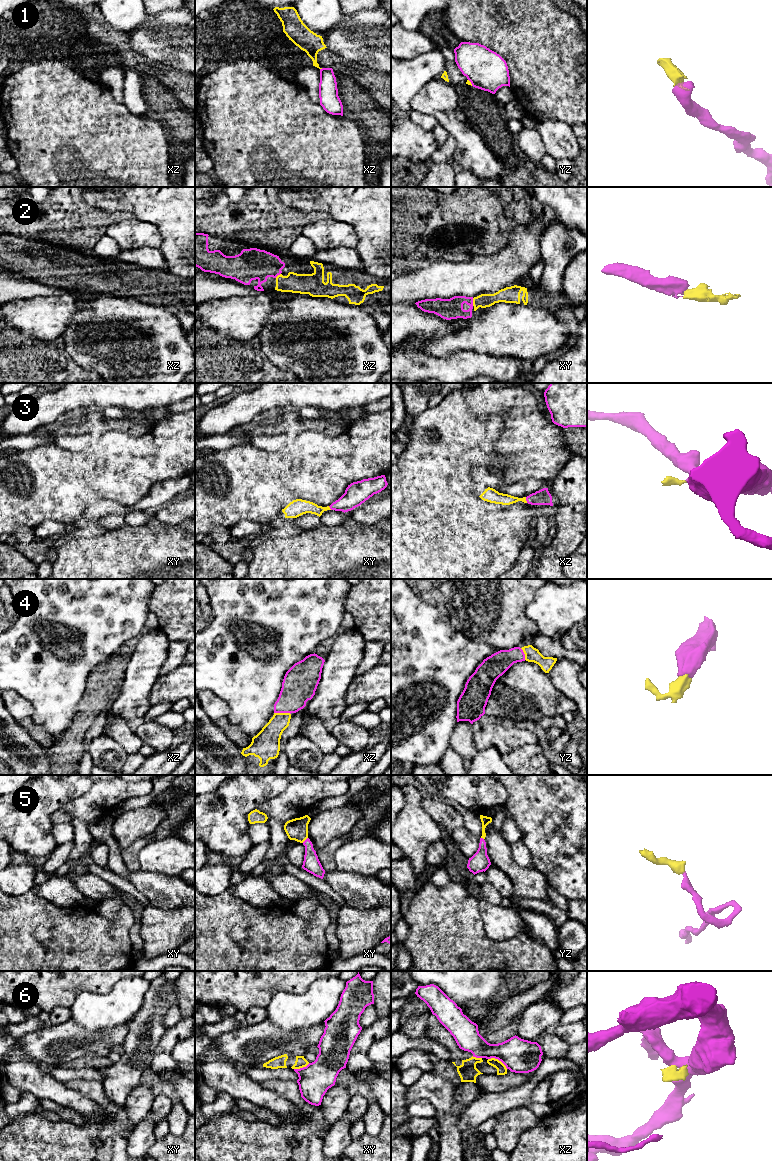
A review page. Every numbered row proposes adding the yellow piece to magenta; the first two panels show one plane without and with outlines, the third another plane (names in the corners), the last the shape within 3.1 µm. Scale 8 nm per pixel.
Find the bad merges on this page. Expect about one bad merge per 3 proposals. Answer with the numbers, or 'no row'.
1, 3, 6

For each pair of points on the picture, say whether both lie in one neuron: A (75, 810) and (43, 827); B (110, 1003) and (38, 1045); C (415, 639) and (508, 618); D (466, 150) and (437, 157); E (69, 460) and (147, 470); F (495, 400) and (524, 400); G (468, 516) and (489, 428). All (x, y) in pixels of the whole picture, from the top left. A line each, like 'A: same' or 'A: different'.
A: different
B: different
C: different
D: different
E: same
F: same
G: same

